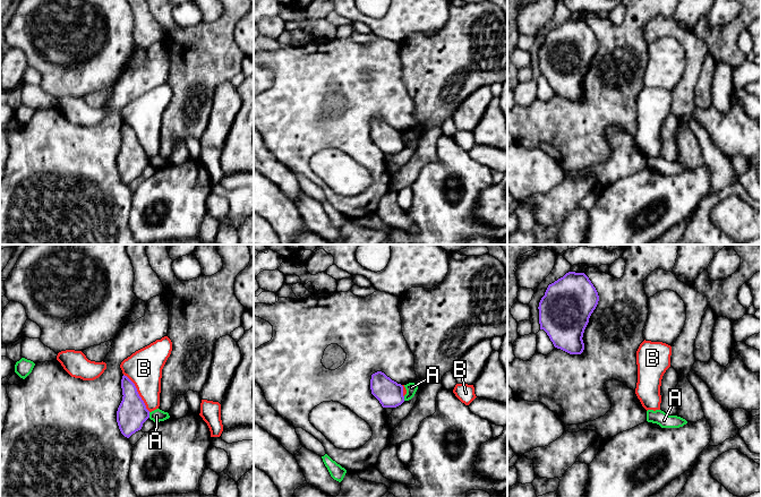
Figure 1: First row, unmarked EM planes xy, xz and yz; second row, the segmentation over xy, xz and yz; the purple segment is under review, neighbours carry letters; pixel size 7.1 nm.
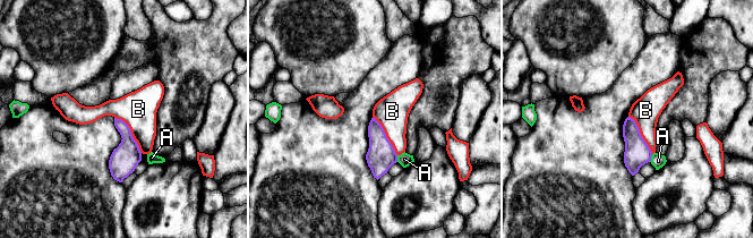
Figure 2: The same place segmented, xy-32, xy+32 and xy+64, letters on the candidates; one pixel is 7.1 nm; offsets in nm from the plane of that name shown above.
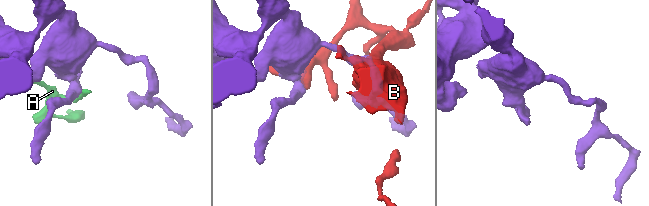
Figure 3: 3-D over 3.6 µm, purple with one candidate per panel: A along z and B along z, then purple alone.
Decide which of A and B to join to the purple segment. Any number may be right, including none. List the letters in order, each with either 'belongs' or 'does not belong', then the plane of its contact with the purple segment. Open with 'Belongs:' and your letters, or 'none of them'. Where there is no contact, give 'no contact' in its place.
Belongs: none of them
A: does not belong | xy
B: does not belong | xy

